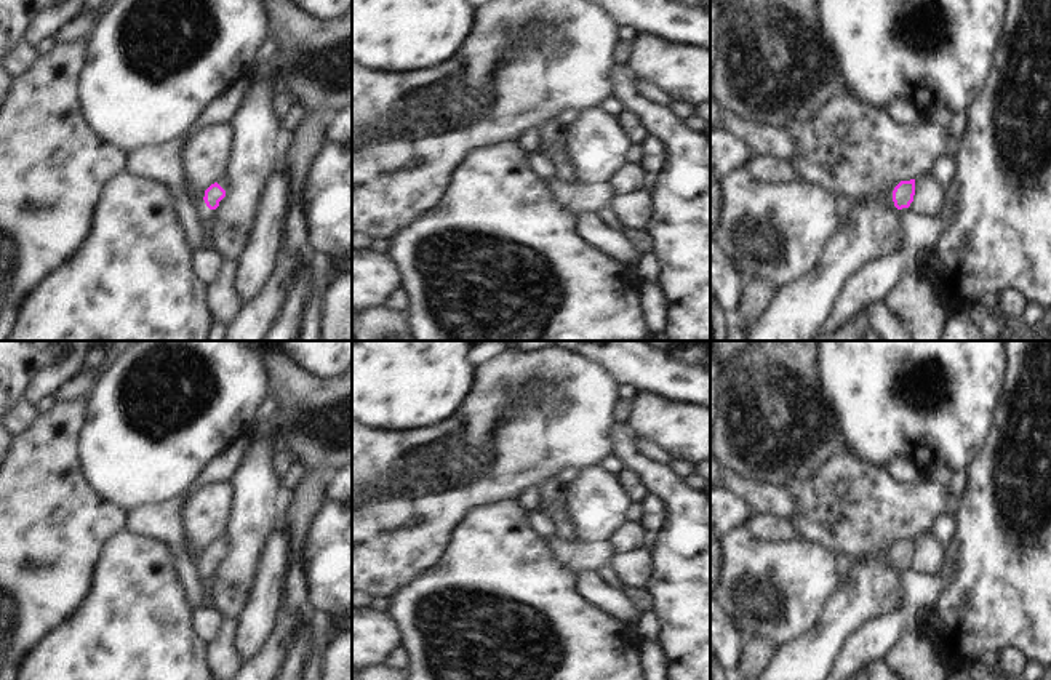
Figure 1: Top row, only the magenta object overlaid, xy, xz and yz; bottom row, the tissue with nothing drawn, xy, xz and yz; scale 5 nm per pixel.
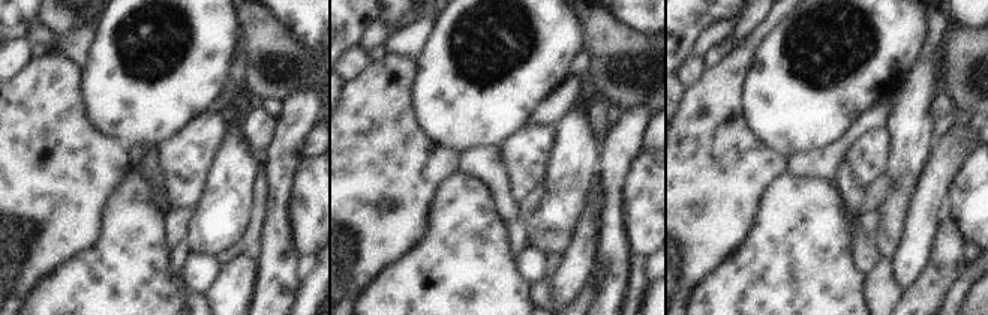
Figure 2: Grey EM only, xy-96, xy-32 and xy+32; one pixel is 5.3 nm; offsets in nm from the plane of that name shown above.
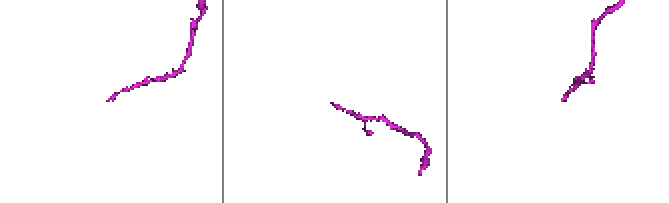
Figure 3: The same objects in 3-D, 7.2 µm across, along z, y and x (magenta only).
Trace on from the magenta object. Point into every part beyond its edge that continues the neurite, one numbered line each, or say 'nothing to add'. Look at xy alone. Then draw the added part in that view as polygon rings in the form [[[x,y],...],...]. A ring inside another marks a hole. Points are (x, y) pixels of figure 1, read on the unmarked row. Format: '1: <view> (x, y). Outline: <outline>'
1: xy (203, 570). Outline: [[[202,552],[200,558],[197,560],[195,566],[197,566],[197,573],[200,579],[208,579],[213,573],[214,568],[210,568],[203,558],[205,552]]]

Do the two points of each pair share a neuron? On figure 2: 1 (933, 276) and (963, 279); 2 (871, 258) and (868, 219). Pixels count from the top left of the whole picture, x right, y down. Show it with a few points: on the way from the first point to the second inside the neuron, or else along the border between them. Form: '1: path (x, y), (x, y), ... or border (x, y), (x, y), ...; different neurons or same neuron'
1: border (967, 264), (948, 293); different neurons
2: path (865, 249), (865, 228); same neuron

